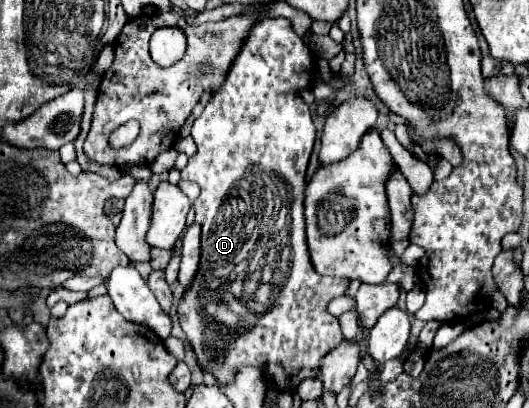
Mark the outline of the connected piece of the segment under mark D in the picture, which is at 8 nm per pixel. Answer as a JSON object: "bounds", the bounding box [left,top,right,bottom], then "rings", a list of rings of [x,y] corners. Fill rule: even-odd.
{"bounds":[178,18,348,392],"rings":[[[262,18],[258,20],[252,30],[248,32],[248,36],[242,42],[240,52],[236,54],[236,60],[232,60],[226,80],[220,88],[214,90],[212,98],[208,100],[204,112],[194,120],[192,124],[192,138],[196,142],[198,152],[188,160],[186,168],[180,170],[180,178],[182,180],[192,180],[200,186],[200,196],[194,200],[194,208],[196,208],[196,222],[202,226],[202,254],[200,254],[200,268],[190,284],[190,288],[182,294],[180,302],[178,302],[178,318],[180,318],[180,326],[196,354],[198,366],[204,372],[210,372],[220,384],[224,382],[234,382],[234,376],[238,374],[238,368],[242,366],[256,366],[264,378],[268,380],[268,384],[272,388],[276,388],[278,392],[294,392],[298,388],[298,384],[306,378],[318,378],[320,376],[320,360],[332,352],[332,348],[336,348],[336,344],[340,344],[342,332],[338,326],[338,320],[334,316],[330,316],[326,312],[326,304],[334,298],[340,296],[346,286],[348,280],[338,280],[332,276],[320,276],[314,272],[310,258],[308,258],[308,248],[306,248],[306,234],[304,234],[304,188],[306,188],[306,166],[308,166],[308,158],[314,146],[314,138],[316,138],[316,130],[312,124],[312,116],[310,116],[310,108],[308,104],[298,96],[298,88],[306,88],[312,80],[312,72],[314,72],[314,54],[312,50],[304,44],[304,40],[300,36],[296,36],[296,32],[292,30],[290,20],[286,18]],[[268,178],[268,184],[264,184],[262,180]],[[234,282],[238,282],[238,286],[242,286],[242,302],[232,302],[238,298],[238,294],[230,296],[226,294],[226,288],[232,288]]]}

